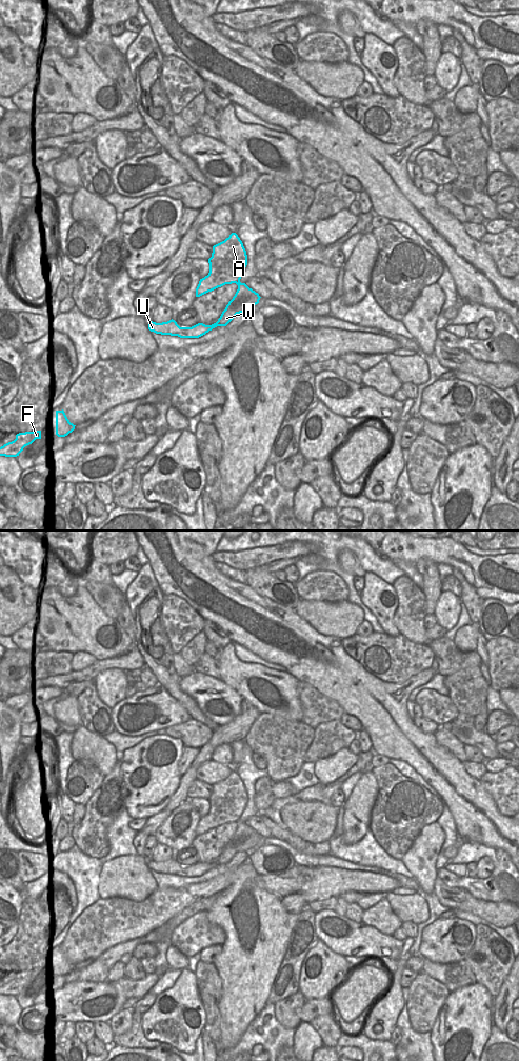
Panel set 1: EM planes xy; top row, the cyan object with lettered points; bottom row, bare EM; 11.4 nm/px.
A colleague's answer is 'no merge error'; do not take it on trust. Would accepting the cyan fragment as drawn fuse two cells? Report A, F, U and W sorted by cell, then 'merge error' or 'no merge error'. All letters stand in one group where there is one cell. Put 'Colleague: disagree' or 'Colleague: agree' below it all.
groups A F U W; no merge error
Colleague: agree

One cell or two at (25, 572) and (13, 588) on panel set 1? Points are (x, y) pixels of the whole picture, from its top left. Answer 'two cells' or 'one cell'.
two cells

